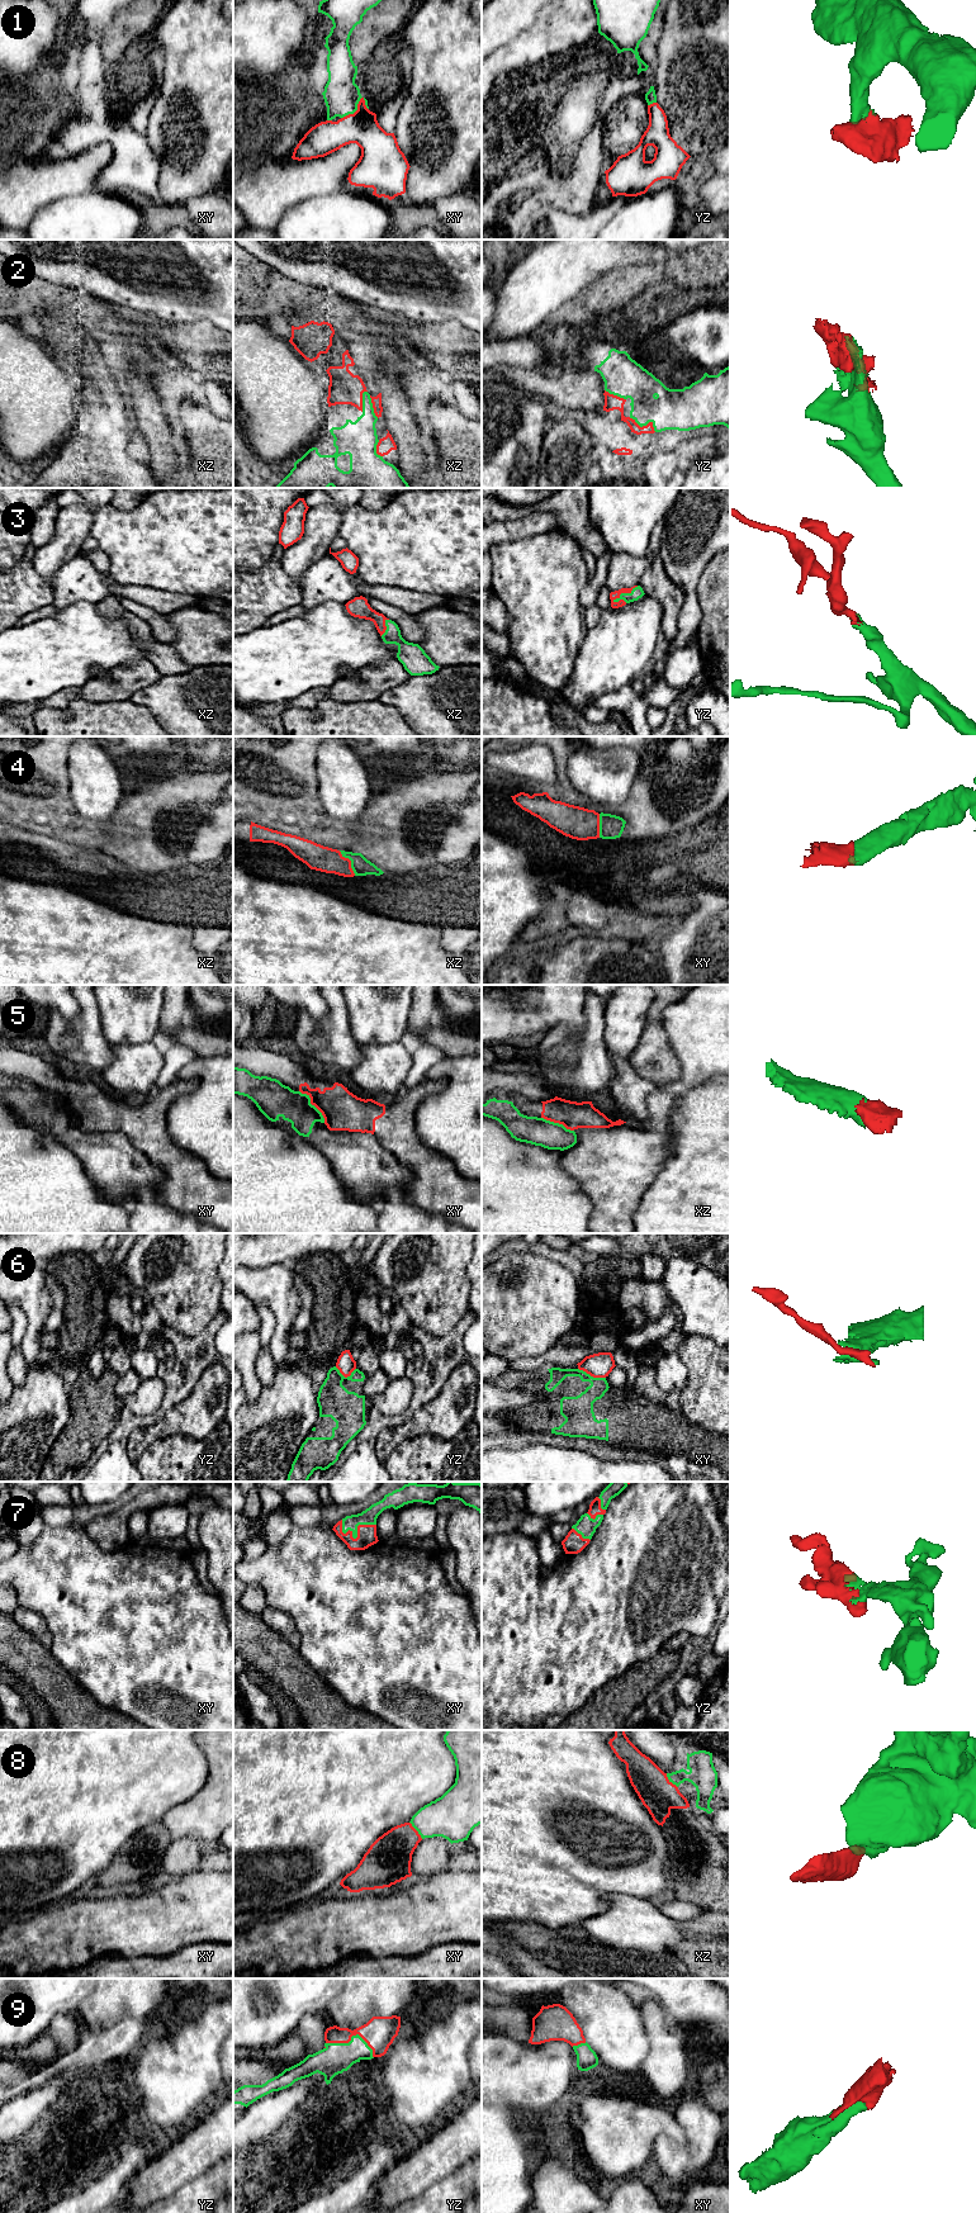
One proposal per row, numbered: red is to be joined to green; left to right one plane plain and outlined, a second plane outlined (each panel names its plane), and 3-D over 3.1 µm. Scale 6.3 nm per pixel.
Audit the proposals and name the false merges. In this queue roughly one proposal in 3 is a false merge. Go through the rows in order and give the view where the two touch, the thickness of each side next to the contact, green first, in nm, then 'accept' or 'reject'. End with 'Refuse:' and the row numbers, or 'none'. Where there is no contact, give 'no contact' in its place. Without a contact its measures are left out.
1: xy | 220/200 nm | accept
2: yz | 260/100 nm | accept
3: yz | 70/50 nm | accept
4: xz | 120/160 nm | accept
5: xy | 220/260 nm | reject
6: xy | 190/160 nm | reject
7: xy | 100/130 nm | accept
8: xy | 300/280 nm | reject
9: yz | 190/200 nm | accept
Refuse: 5, 6, 8

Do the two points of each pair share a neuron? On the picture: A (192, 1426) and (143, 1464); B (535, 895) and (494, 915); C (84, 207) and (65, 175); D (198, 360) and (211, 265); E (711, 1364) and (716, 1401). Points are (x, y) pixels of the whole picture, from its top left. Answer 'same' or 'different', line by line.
A: different
B: same
C: different
D: different
E: same

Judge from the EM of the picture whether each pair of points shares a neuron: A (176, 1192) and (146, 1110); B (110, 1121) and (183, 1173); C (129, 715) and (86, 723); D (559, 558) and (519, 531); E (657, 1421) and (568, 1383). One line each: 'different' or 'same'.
A: same
B: same
C: same
D: different
E: same

